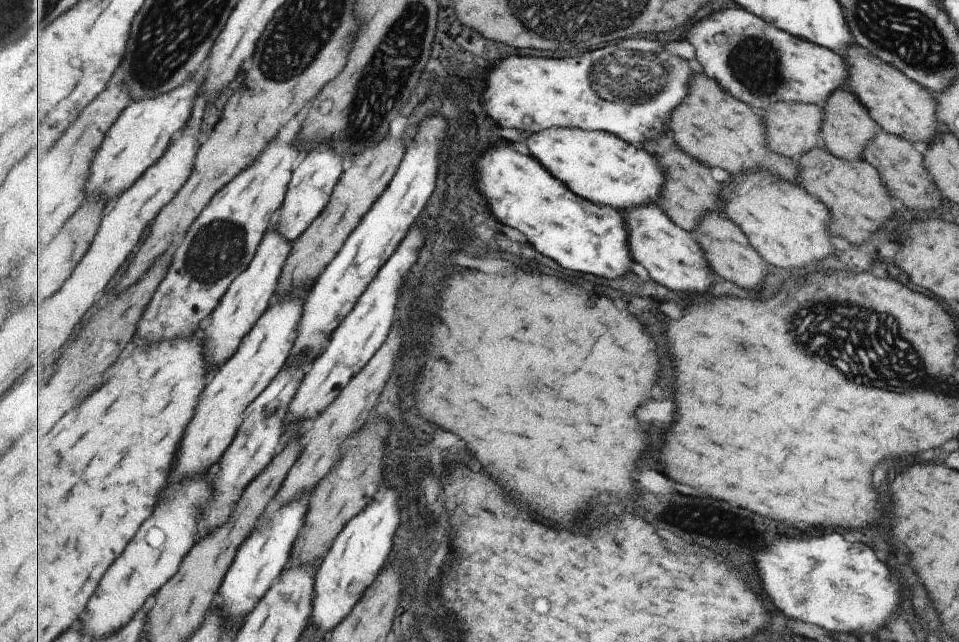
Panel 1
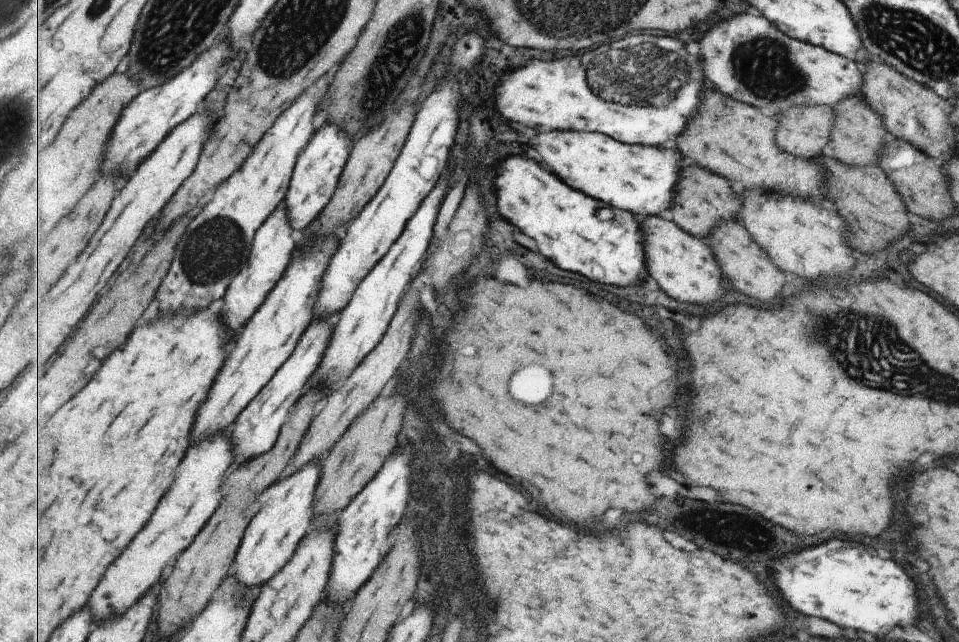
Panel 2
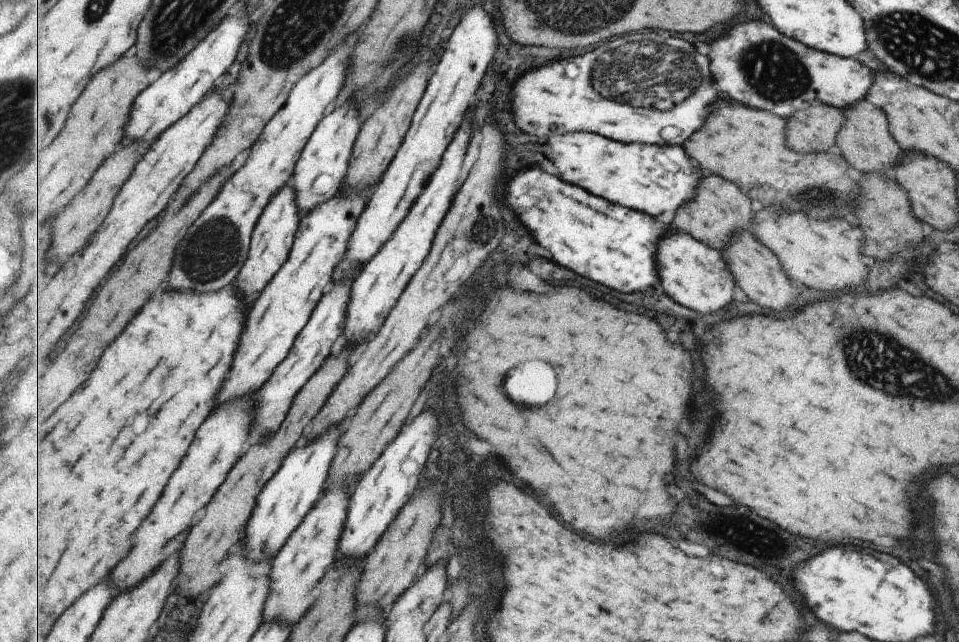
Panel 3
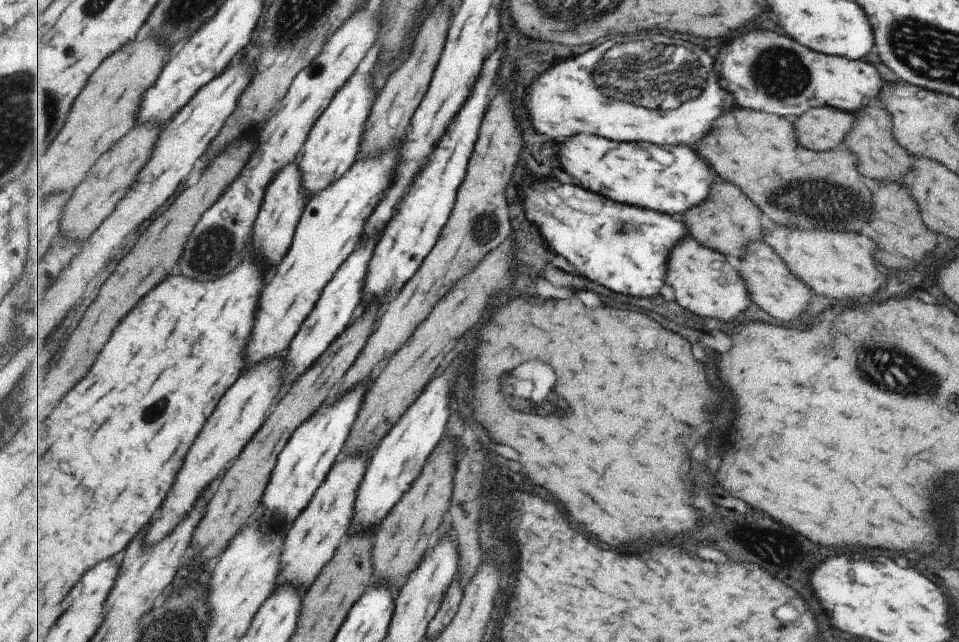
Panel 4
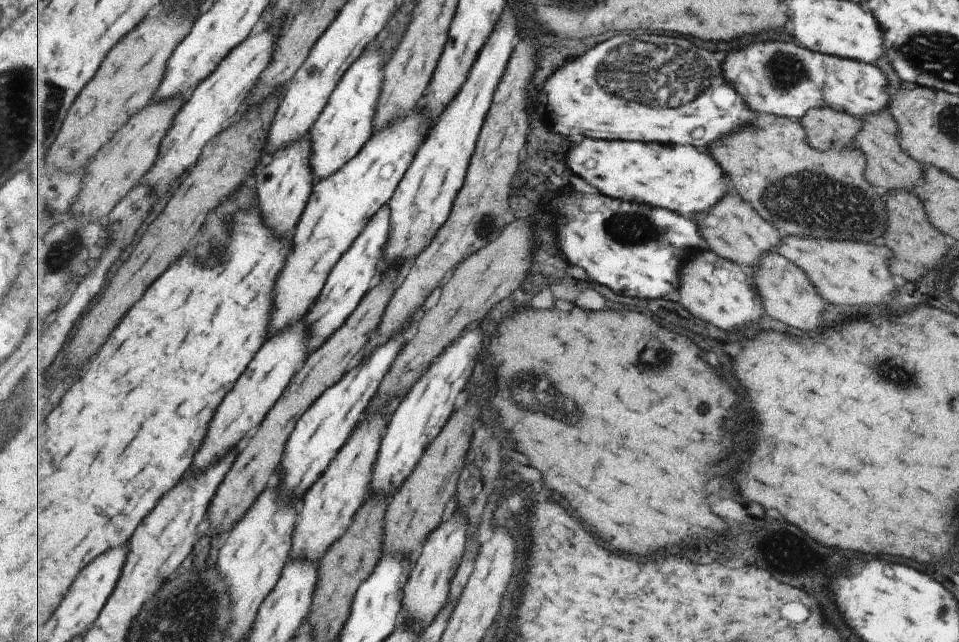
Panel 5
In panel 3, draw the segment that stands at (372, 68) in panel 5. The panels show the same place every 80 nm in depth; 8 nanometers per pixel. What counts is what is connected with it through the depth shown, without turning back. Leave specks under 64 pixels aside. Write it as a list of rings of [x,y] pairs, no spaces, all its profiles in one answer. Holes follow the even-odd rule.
[[[347,100],[340,107],[332,109],[318,124],[307,150],[303,150],[303,158],[295,170],[295,192],[299,194],[297,204],[303,212],[311,212],[317,206],[331,200],[350,168],[350,160],[354,153],[354,146],[362,130],[358,109],[351,100]]]

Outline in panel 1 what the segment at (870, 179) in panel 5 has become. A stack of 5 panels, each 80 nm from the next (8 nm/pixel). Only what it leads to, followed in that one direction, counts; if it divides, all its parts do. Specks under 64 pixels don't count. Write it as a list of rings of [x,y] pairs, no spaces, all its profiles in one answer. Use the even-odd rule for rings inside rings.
[[[842,87],[831,92],[821,107],[825,116],[822,118],[818,136],[822,139],[823,146],[840,159],[847,161],[861,159],[865,143],[874,137],[878,130],[876,122],[869,118],[867,109],[854,97],[852,92]]]

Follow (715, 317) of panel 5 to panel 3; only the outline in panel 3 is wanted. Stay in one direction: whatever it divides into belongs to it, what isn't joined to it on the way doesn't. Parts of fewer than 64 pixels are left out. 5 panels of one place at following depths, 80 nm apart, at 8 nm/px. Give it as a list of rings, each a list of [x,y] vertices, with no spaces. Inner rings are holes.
[[[669,230],[669,234],[661,237],[658,244],[661,284],[675,302],[699,312],[717,312],[733,302],[737,284],[721,250],[679,230]]]

